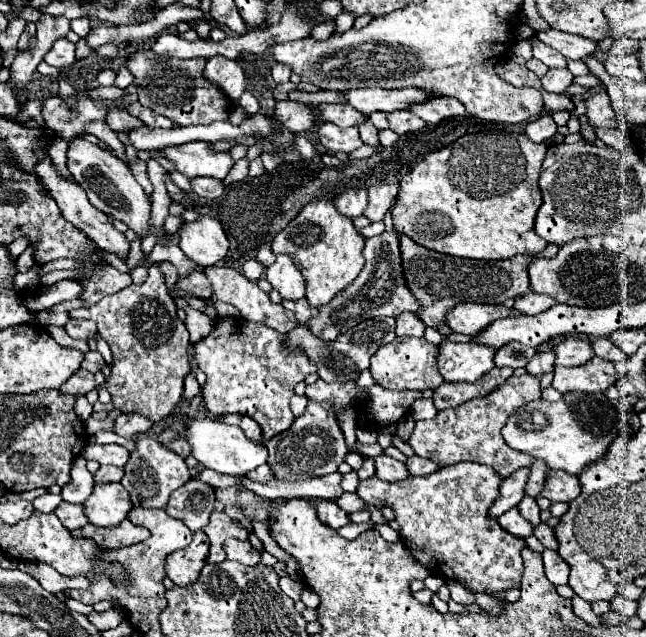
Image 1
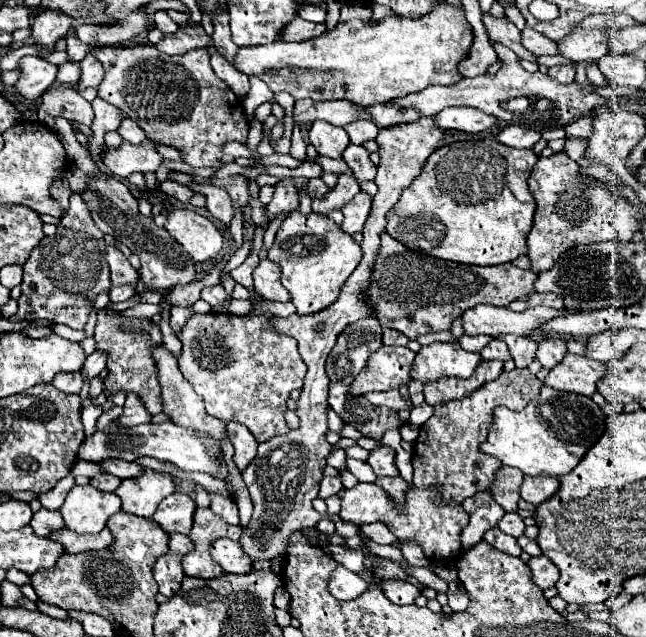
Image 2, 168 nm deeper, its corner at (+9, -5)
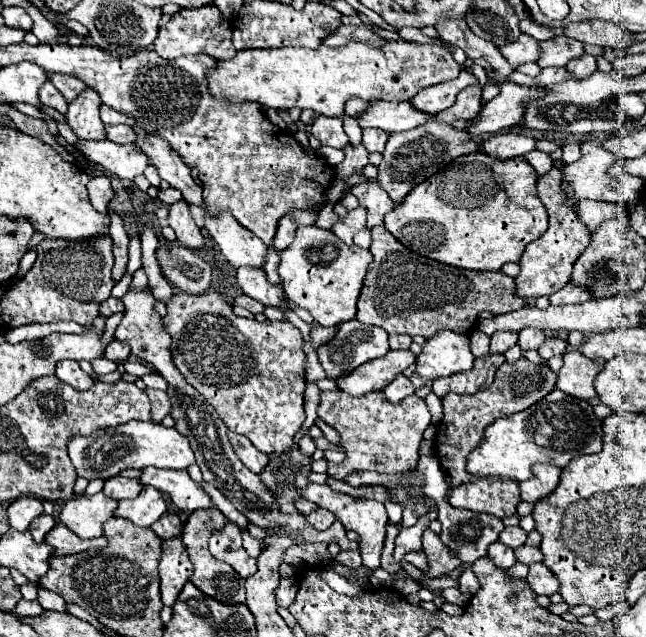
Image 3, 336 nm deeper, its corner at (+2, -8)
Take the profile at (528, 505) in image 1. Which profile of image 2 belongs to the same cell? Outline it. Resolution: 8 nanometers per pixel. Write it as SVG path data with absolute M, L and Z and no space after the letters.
M512 511L512 513L506 513L506 515L500 519L498 527L504 529L504 533L508 533L508 535L512 535L512 537L524 535L524 529L526 529L522 517L520 517L518 513L514 513L514 511Z

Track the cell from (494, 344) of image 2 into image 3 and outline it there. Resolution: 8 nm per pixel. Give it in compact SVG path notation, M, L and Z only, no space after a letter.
M495 332L491 336L491 352L493 354L503 354L511 346L517 344L517 332Z

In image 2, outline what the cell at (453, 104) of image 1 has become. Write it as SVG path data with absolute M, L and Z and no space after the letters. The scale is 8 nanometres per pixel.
M448 107L434 115L434 121L440 129L458 129L466 133L480 133L490 129L498 119L486 115L472 107Z

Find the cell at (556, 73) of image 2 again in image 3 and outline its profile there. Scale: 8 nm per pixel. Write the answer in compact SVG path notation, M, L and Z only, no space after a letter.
M585 54L581 58L575 58L567 64L567 70L575 76L575 78L585 78L585 76L591 76L591 72L597 70L597 64L595 64L595 58Z

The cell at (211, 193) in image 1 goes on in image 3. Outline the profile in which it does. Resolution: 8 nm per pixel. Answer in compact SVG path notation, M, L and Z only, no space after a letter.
M159 188L157 198L159 198L163 204L175 204L175 202L181 200L183 196L181 196L181 192L175 190L175 188L167 188L167 190L161 190L161 188Z

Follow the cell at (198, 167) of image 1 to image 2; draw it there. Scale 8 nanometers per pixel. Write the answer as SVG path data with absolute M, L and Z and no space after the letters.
M148 139L142 141L140 145L130 145L124 141L118 149L108 147L108 153L104 155L102 161L112 175L126 179L134 171L142 173L156 171L158 167L162 167L164 157L158 151L158 143Z

